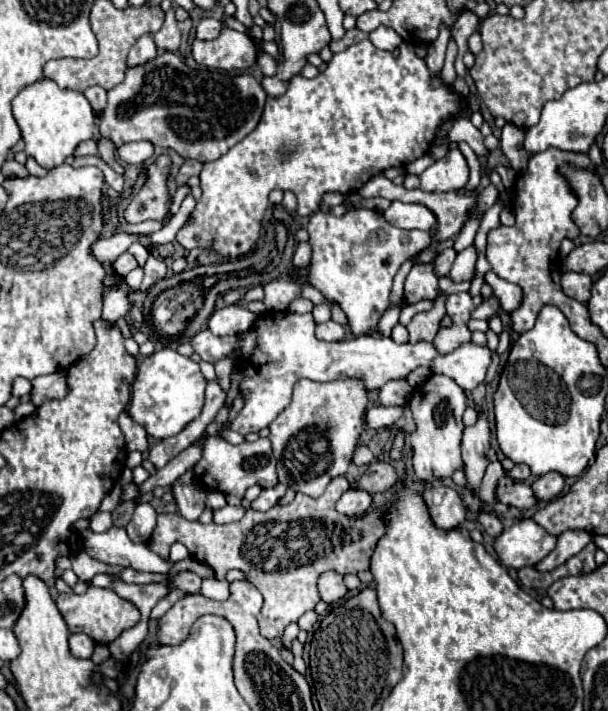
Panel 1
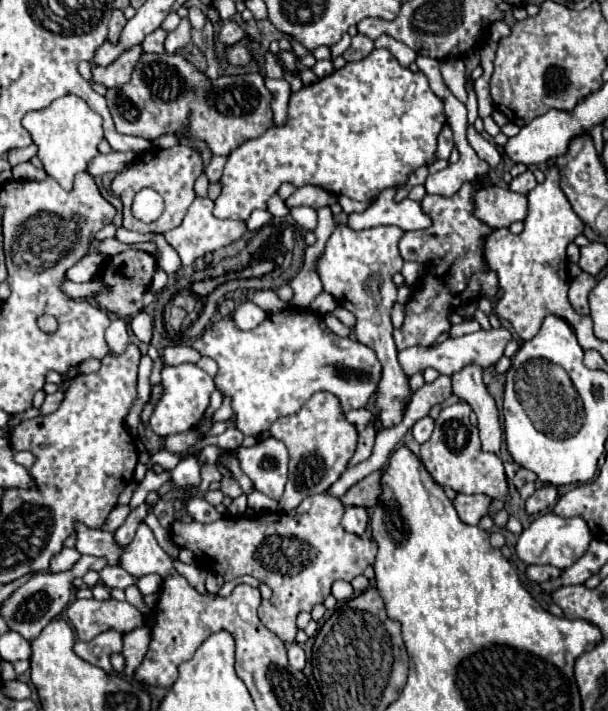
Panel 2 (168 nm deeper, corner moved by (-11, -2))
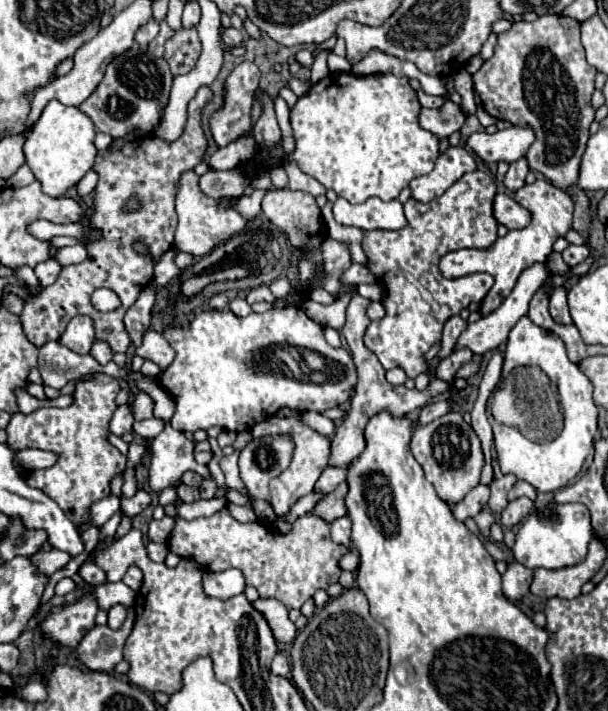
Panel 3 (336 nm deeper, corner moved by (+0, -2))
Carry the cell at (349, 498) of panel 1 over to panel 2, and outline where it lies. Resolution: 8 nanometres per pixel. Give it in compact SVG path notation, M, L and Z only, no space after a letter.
M350 507L346 509L344 517L342 517L342 527L348 531L348 533L354 533L354 535L362 535L368 527L368 513L364 507Z

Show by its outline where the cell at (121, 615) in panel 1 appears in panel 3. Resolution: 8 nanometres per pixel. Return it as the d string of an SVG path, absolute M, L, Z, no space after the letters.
M113 605L109 609L109 621L107 621L107 625L113 627L113 629L121 629L125 617L127 617L127 609L123 605Z

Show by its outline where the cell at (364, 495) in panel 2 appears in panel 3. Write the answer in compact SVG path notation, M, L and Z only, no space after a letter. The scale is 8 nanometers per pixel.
M343 481L341 485L337 485L331 493L327 493L313 509L315 515L323 517L327 523L345 517L347 515L347 507L345 507L345 495L347 495L347 483Z

